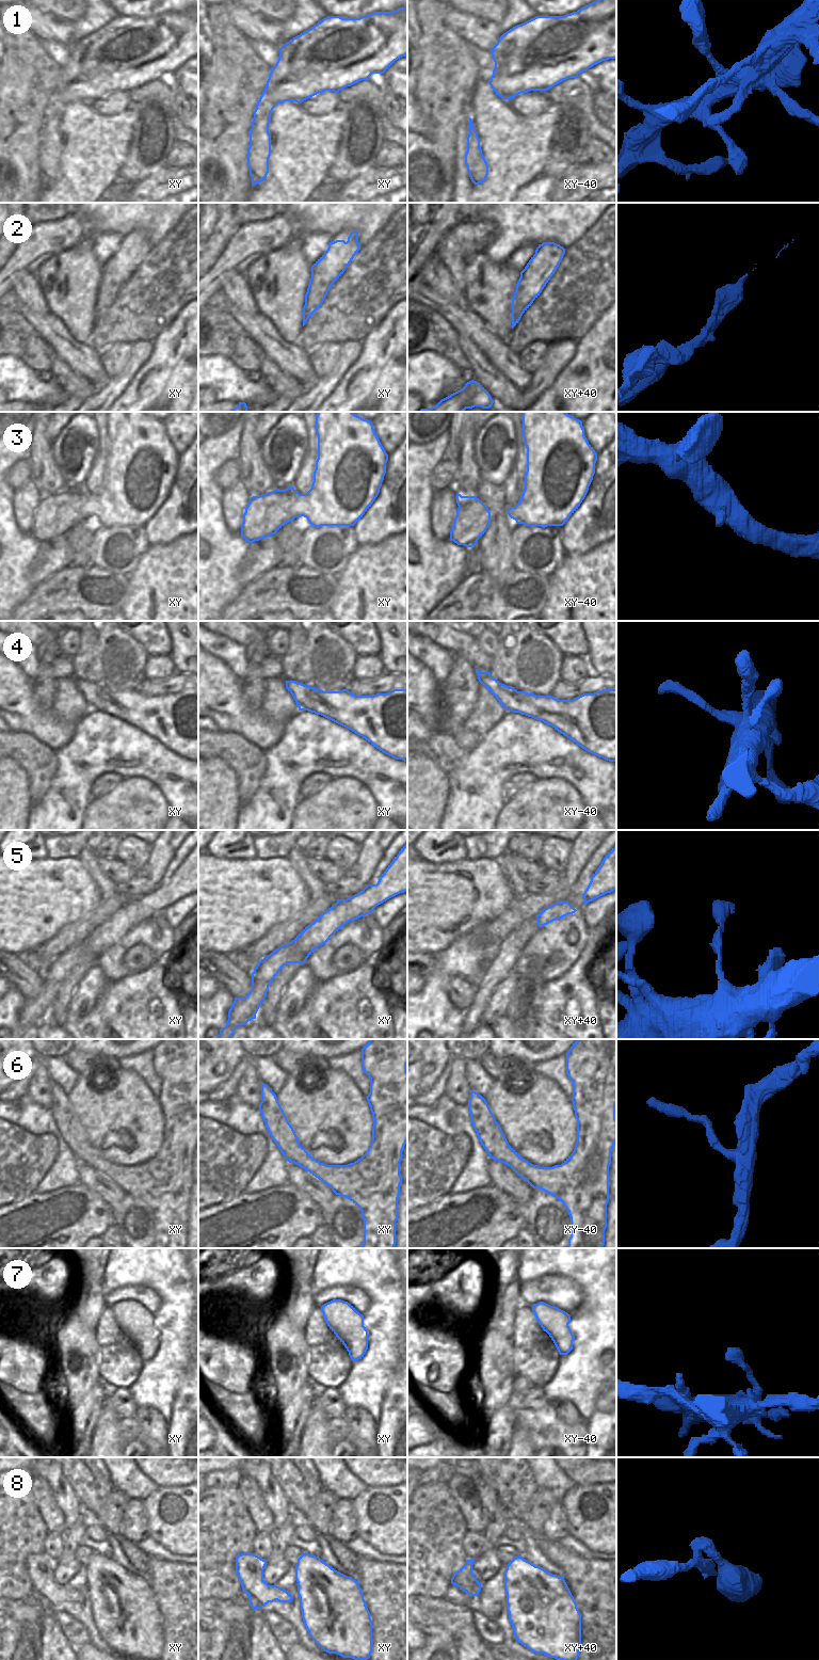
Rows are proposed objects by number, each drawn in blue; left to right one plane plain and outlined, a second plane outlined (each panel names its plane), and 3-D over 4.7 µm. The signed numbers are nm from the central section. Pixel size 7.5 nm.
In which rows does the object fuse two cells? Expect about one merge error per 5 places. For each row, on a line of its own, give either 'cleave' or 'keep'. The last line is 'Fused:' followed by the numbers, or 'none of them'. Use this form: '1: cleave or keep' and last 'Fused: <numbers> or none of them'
1: keep
2: cleave
3: keep
4: keep
5: keep
6: keep
7: cleave
8: keep
Fused: 2, 7

